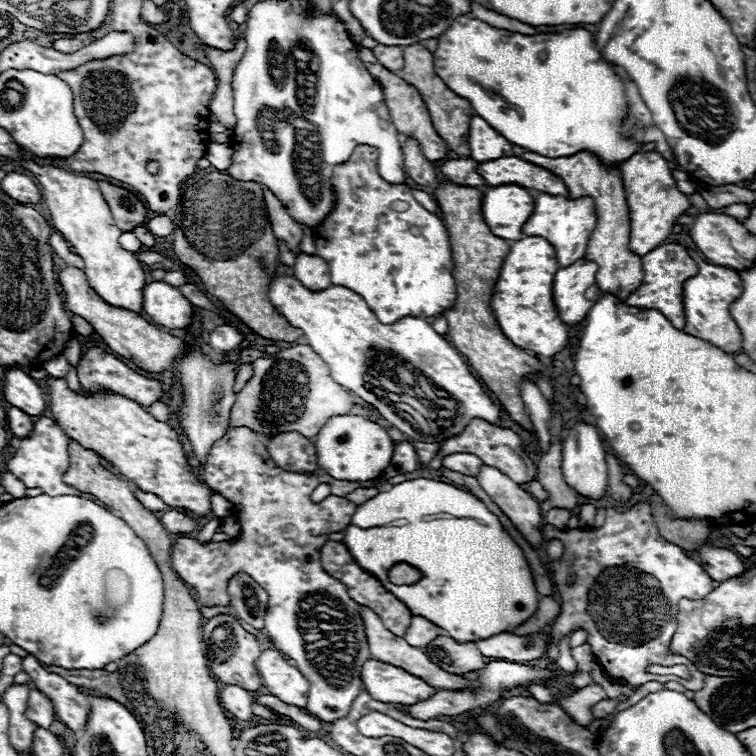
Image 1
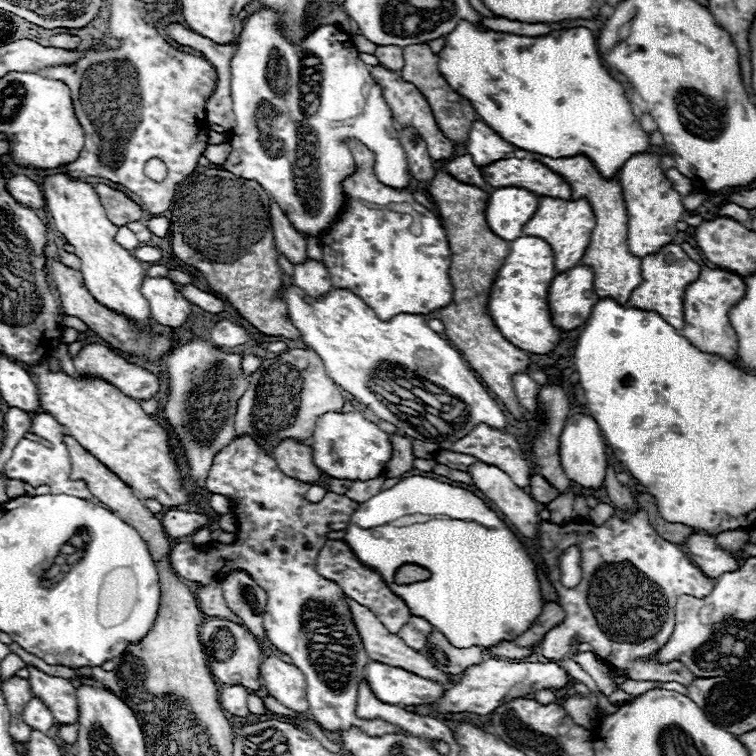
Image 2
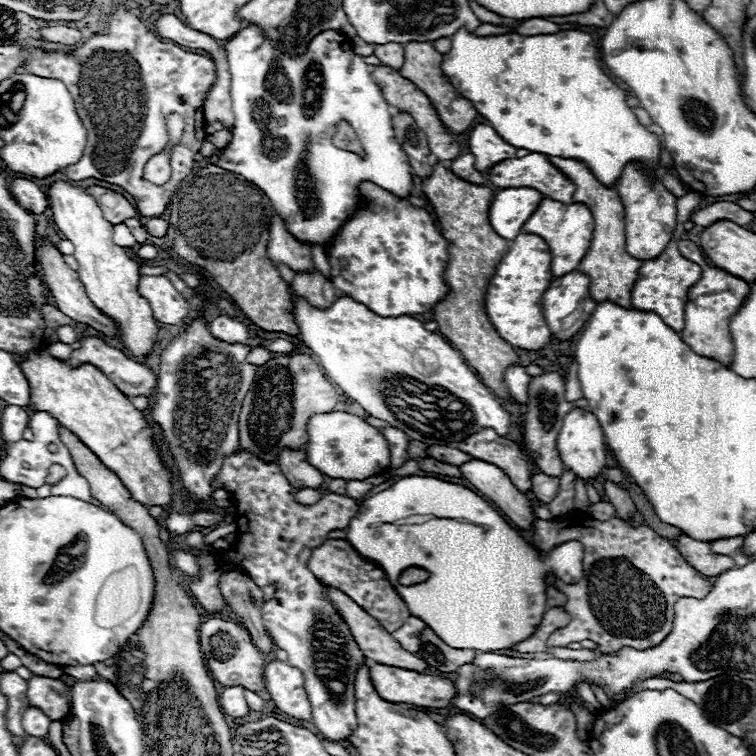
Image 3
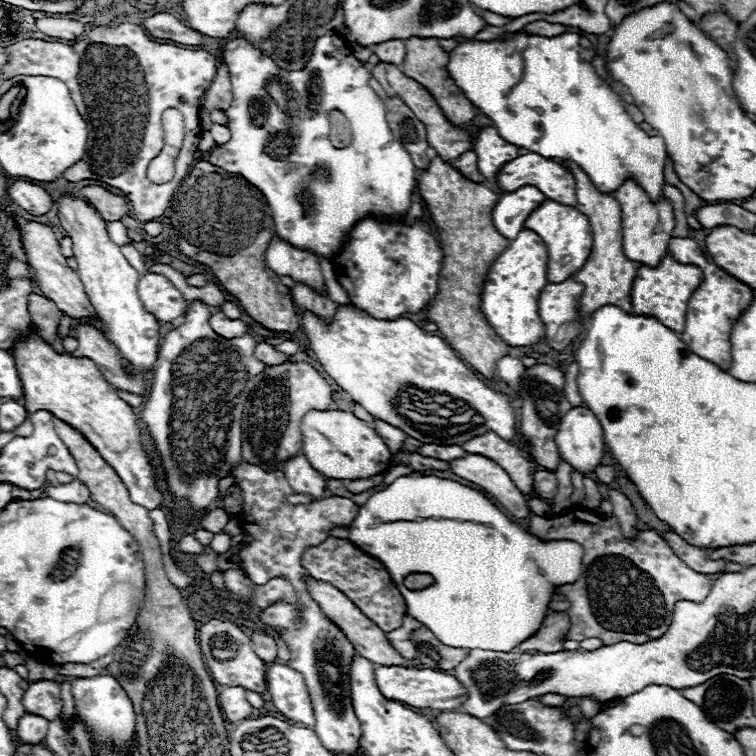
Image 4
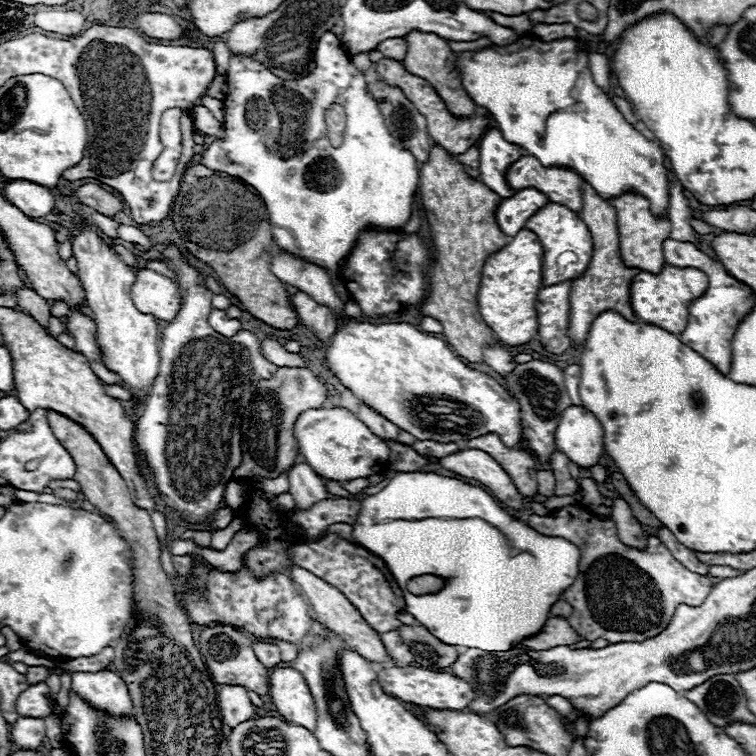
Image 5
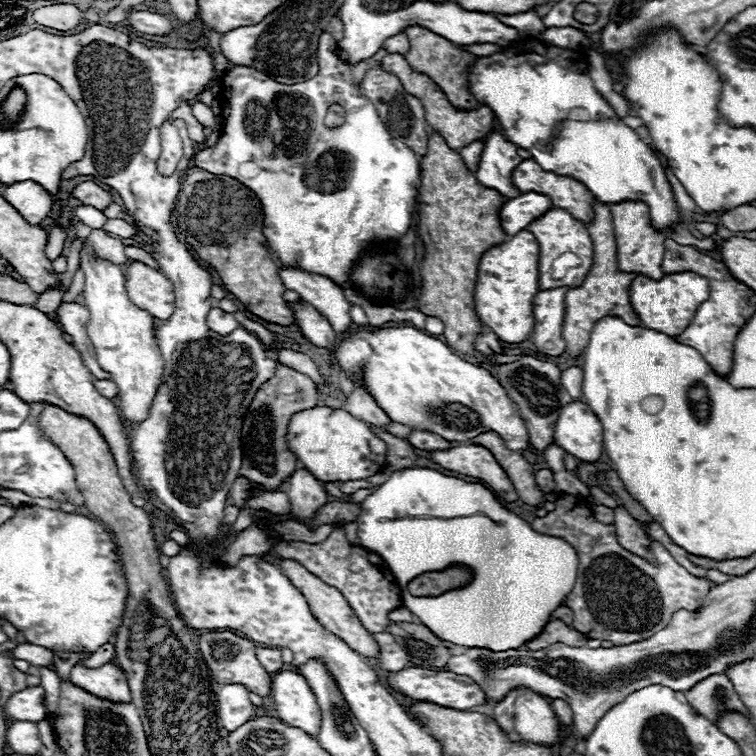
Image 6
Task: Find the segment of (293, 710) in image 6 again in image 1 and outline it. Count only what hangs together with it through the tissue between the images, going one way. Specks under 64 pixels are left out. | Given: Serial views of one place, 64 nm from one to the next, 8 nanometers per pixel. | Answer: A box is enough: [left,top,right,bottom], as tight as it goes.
[254,648,308,708]

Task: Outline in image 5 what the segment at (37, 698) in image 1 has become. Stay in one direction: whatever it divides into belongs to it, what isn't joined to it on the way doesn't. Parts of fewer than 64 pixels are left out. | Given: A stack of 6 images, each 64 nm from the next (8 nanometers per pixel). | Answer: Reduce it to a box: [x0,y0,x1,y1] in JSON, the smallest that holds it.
[10,716,46,748]

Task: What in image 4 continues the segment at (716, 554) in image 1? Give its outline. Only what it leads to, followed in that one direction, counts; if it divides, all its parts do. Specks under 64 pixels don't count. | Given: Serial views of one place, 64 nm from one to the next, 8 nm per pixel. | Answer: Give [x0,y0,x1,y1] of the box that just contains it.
[662,532,730,574]

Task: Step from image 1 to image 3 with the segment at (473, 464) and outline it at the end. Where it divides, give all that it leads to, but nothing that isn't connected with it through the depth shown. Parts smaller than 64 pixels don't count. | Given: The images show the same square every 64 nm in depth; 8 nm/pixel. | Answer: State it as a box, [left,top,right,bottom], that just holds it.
[428,446,472,466]

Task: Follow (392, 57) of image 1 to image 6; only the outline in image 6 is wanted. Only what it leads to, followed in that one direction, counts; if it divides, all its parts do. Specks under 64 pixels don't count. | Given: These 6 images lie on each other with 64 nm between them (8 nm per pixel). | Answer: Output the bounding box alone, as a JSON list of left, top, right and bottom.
[382,34,410,54]

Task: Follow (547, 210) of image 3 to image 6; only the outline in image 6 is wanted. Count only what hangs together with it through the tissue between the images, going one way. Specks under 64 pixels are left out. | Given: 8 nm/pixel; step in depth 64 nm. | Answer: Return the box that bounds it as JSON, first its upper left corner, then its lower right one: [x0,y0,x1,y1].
[528,206,592,290]

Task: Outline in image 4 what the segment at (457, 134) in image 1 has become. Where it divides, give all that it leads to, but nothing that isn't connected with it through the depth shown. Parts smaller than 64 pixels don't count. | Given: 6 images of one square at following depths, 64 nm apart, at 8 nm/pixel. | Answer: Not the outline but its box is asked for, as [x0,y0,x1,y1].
[398,38,478,126]

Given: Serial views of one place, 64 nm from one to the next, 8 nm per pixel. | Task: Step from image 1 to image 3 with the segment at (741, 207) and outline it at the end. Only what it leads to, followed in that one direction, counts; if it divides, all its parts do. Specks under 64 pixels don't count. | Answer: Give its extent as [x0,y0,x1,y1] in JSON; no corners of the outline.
[690,202,754,226]

